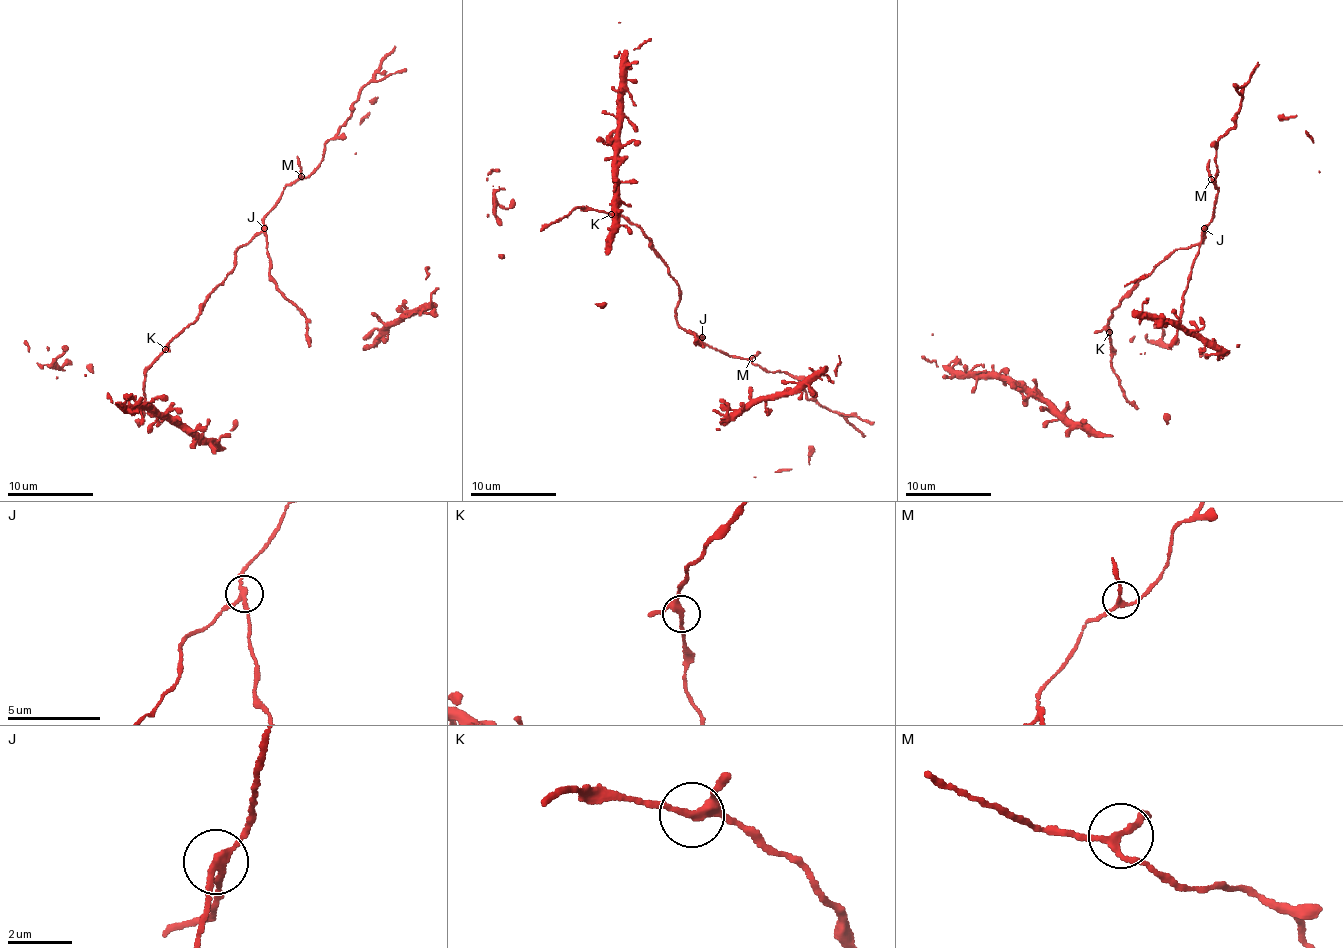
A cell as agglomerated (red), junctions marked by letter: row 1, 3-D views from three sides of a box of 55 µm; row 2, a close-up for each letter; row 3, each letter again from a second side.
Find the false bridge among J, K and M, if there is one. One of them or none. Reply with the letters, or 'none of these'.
J

